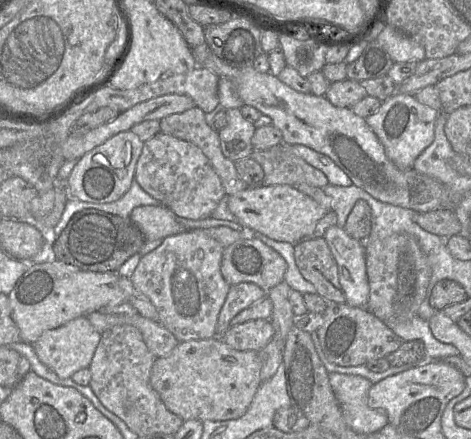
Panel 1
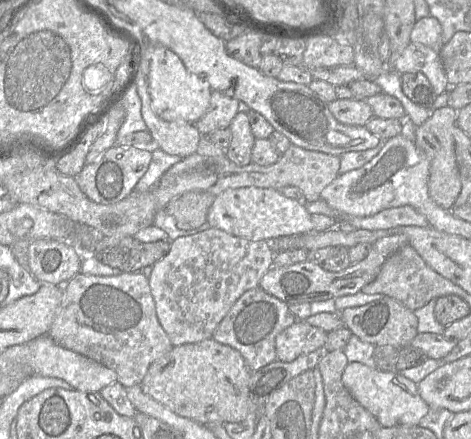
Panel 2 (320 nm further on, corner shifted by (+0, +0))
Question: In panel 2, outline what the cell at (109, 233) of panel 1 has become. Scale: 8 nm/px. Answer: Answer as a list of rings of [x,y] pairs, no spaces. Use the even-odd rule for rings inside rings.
[[[103,236],[91,254],[103,264],[121,272],[137,272],[162,259],[172,241],[141,242],[133,236]]]

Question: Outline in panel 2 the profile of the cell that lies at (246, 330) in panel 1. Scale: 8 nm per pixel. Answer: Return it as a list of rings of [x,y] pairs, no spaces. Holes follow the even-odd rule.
[[[297,320],[279,333],[275,340],[277,359],[291,362],[299,356],[323,348],[327,340],[325,330],[314,327],[306,321]]]

